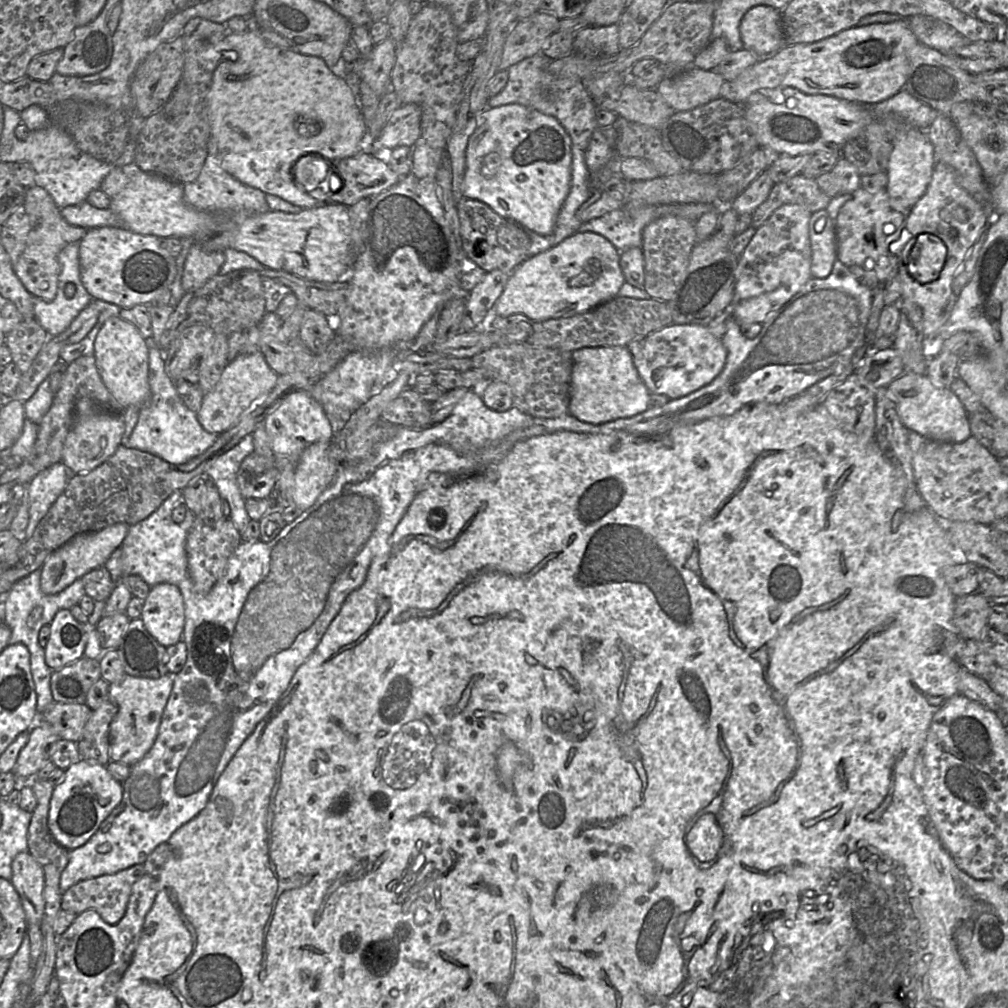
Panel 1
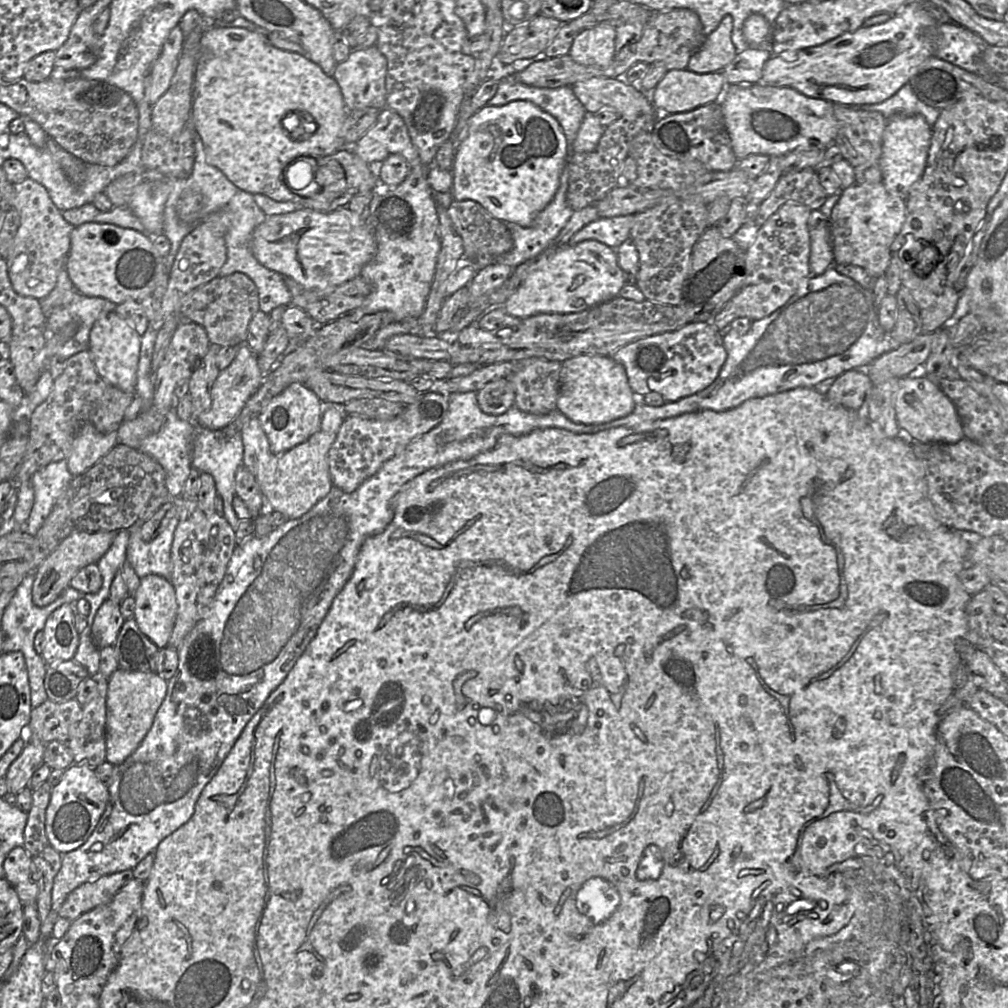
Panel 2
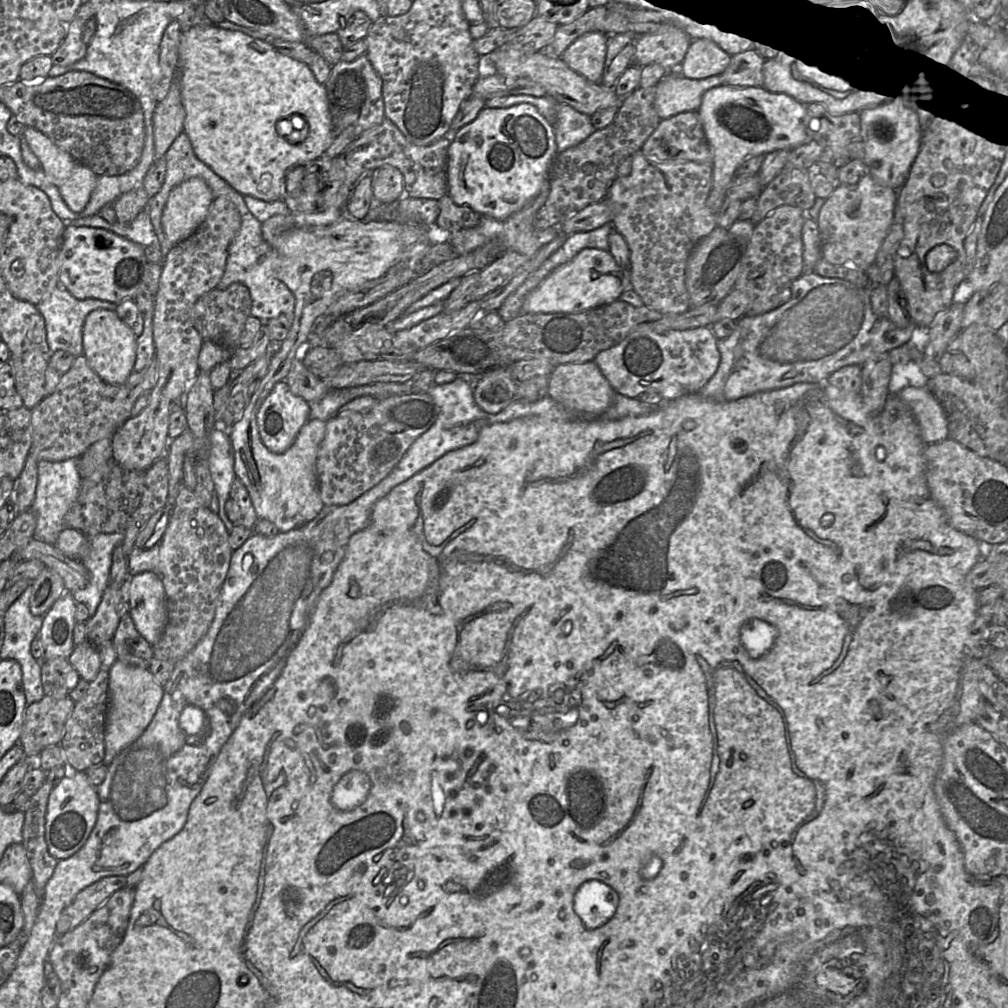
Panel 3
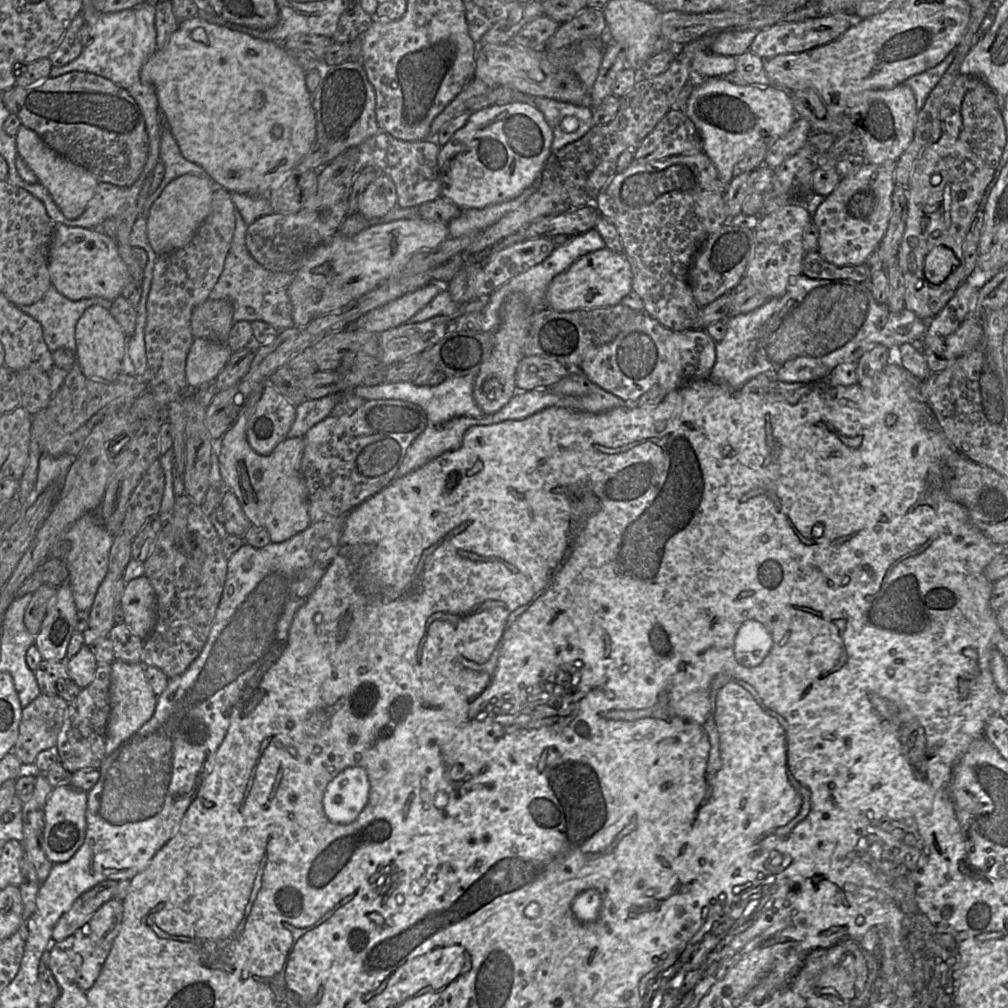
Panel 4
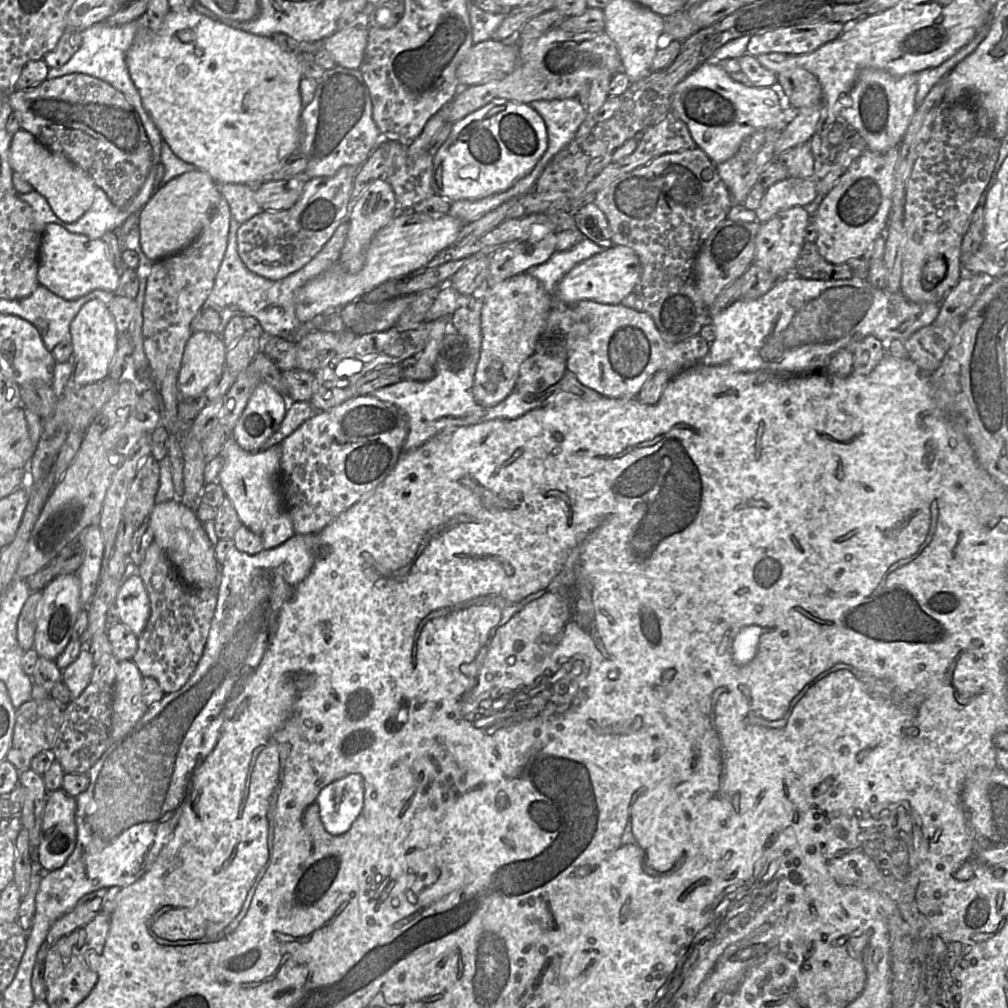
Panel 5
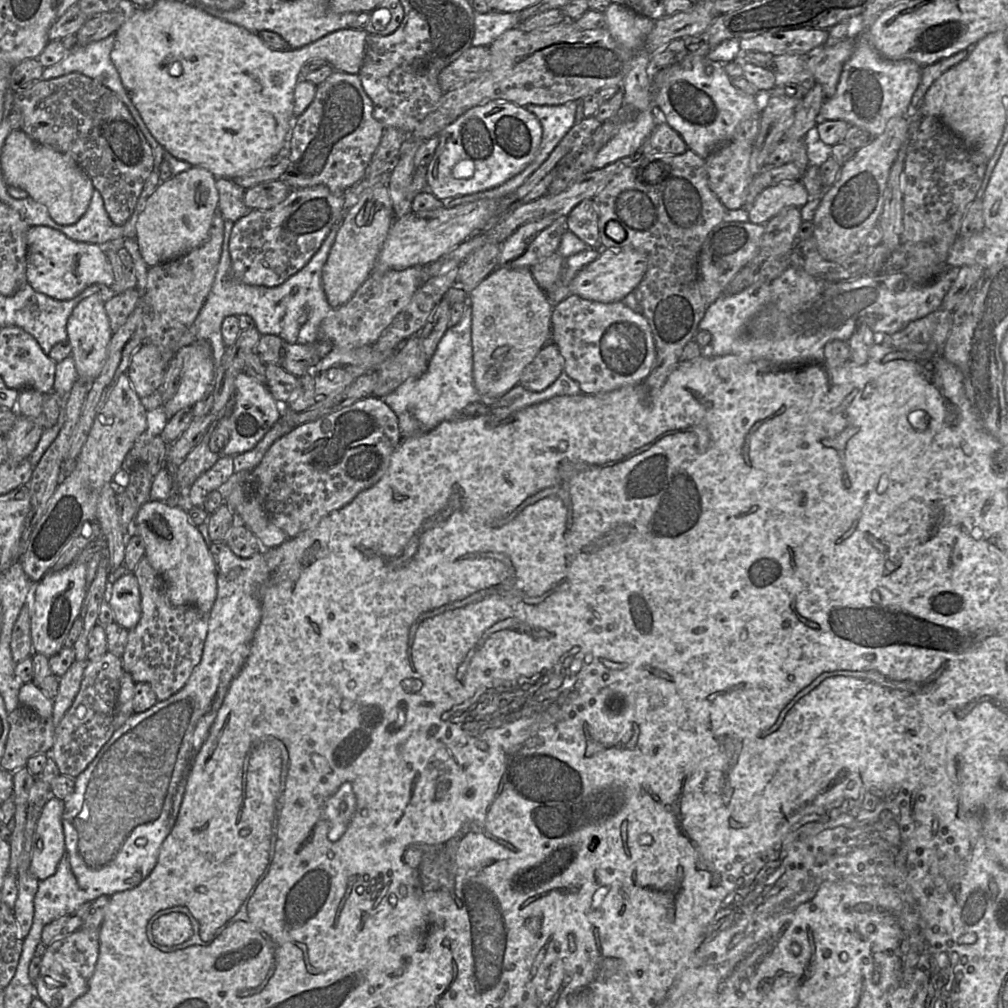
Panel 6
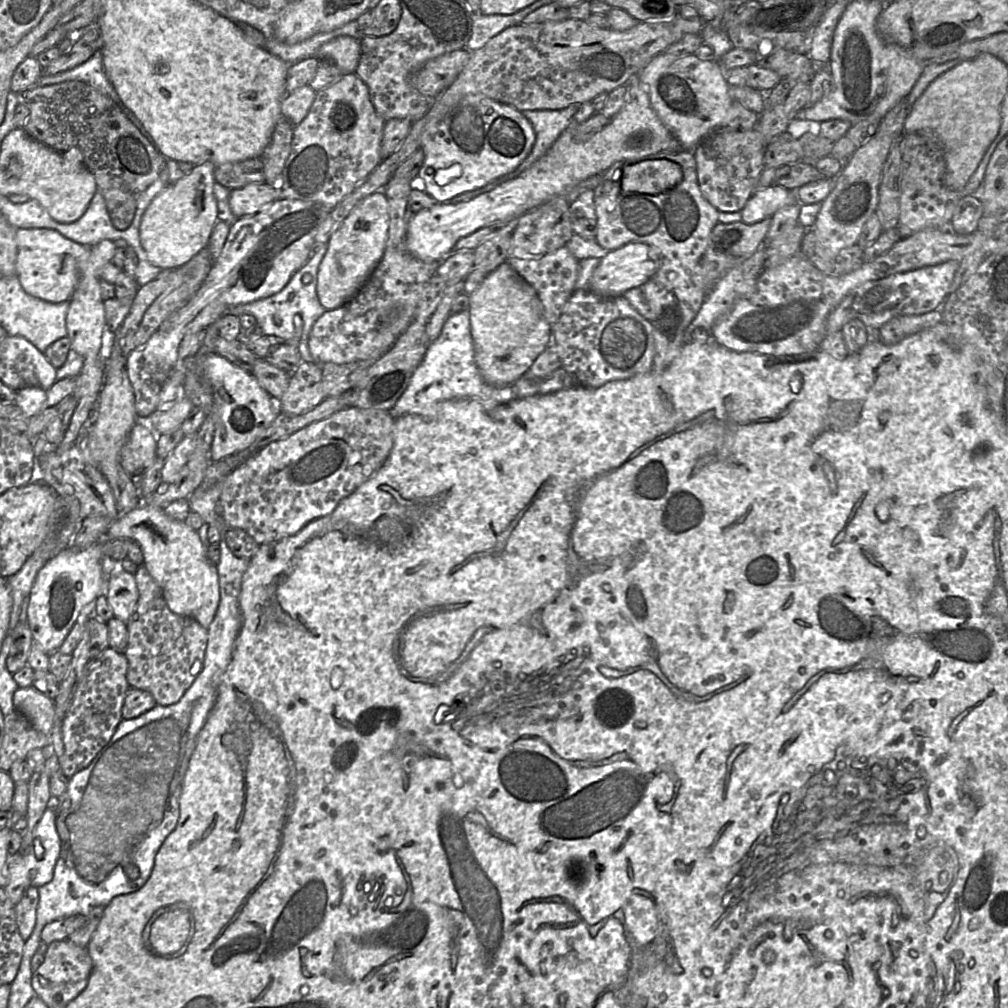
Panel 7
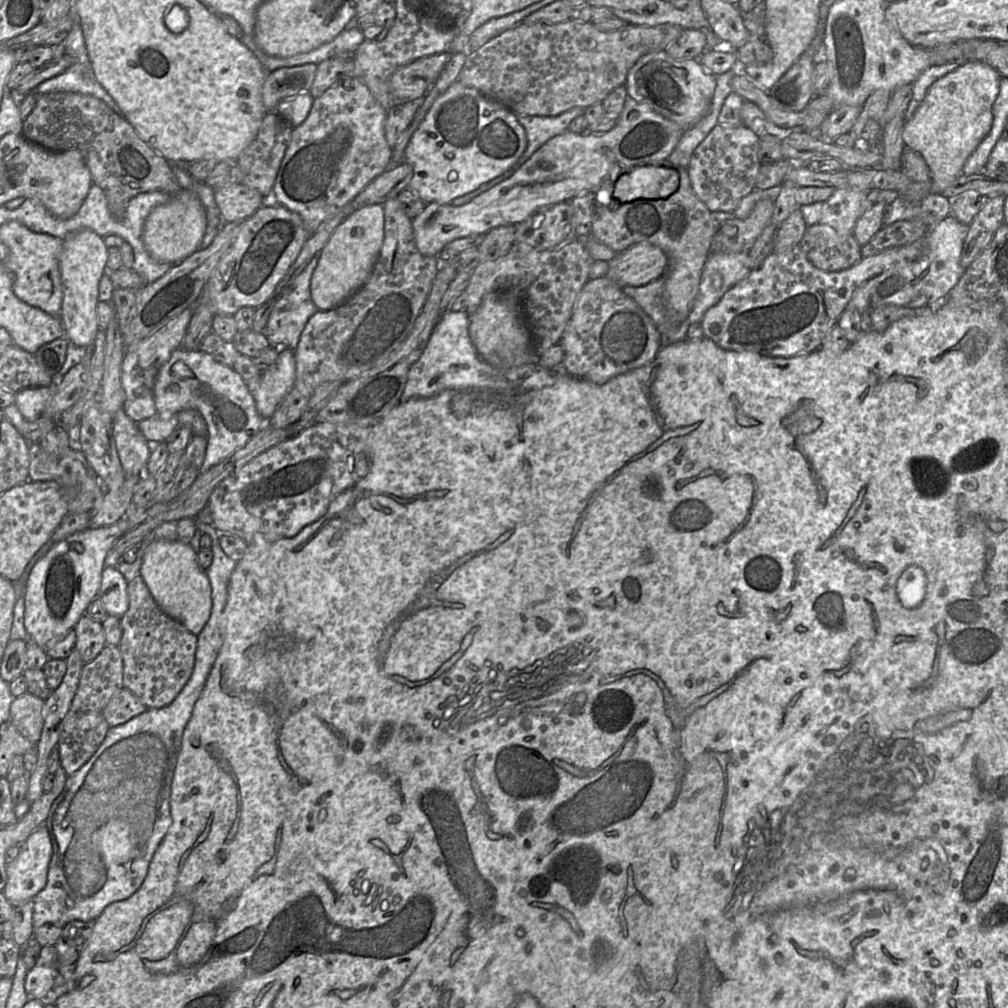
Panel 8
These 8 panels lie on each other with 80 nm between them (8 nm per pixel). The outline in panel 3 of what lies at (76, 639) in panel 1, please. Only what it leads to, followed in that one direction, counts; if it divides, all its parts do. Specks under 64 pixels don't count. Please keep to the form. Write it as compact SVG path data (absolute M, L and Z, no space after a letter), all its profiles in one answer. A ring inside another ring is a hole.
M65 590L44 615L38 633L44 649L44 659L68 659L72 653L75 647L73 630L76 605L72 592Z

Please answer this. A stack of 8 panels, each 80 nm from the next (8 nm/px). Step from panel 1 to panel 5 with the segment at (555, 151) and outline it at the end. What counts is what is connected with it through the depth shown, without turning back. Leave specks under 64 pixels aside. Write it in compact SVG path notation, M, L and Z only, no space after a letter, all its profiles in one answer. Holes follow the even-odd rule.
M510 100L492 101L452 125L448 138L434 156L435 193L452 203L457 200L478 200L504 192L534 169L547 147L546 124L529 104Z

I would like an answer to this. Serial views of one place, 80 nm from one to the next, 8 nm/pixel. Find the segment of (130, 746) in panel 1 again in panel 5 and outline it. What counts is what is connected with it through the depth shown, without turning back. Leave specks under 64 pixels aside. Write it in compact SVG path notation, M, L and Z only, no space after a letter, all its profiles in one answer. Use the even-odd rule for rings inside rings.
M132 660L119 662L114 689L109 745L129 733L148 706L142 697L143 676Z

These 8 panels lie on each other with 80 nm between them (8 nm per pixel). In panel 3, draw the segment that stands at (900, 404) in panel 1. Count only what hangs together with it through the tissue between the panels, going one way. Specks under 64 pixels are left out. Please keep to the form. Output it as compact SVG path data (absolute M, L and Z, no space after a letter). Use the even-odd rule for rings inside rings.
M906 387L899 391L897 396L914 415L925 445L949 438L944 409L926 387Z

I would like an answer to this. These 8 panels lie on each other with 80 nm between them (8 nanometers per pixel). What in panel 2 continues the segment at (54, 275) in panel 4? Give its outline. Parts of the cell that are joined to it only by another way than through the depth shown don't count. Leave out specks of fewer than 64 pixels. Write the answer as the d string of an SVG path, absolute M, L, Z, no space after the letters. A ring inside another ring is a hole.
M84 223L73 228L71 248L65 269L75 289L84 296L100 297L116 305L150 295L165 273L165 259L153 244L153 238L133 229L112 224Z

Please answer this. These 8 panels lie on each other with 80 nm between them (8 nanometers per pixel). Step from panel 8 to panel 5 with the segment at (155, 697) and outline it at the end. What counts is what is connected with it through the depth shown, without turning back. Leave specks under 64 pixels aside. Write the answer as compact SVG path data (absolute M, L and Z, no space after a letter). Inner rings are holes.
M153 541L139 565L138 575L143 580L150 601L150 616L144 631L138 636L138 648L132 661L143 677L156 679L165 694L180 690L194 673L208 638L211 621L218 600L218 589L197 590L189 587L158 543Z

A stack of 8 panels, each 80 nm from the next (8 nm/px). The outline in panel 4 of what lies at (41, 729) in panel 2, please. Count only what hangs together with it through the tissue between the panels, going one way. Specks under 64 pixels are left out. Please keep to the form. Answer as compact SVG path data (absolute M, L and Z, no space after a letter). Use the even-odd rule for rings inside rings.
M40 694L22 709L13 752L23 765L33 765L37 755L56 747L69 703L58 695Z

